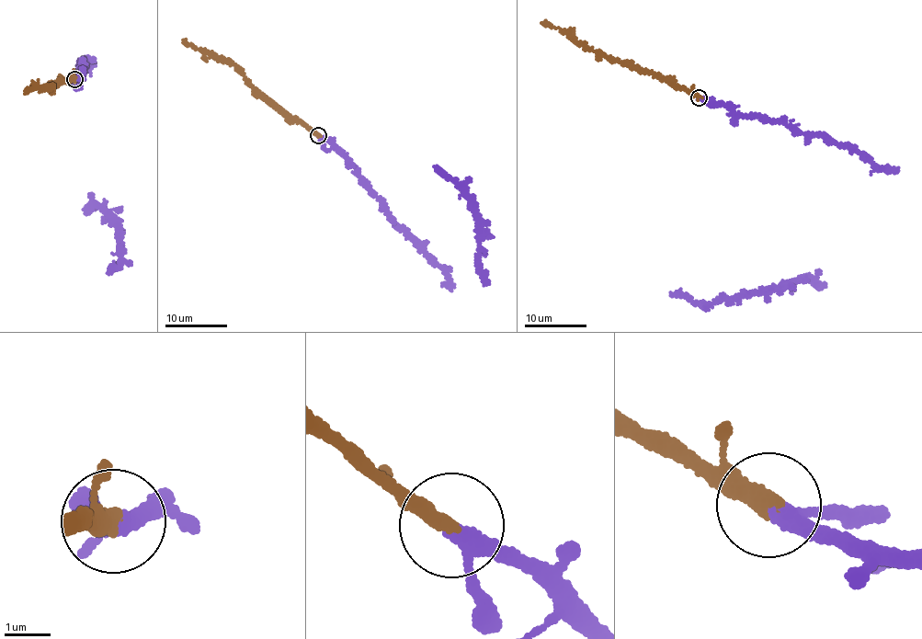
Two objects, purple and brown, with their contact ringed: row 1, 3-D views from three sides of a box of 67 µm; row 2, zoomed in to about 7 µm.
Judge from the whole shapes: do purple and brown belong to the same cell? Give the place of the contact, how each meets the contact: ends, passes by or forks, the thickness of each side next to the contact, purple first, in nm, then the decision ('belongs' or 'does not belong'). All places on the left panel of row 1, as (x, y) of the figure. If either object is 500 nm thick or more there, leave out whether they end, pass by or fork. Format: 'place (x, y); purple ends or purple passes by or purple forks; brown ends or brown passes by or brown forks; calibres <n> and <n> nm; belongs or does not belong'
place (74, 79); purple passes by; brown ends; calibres 280 and 420 nm; belongs

